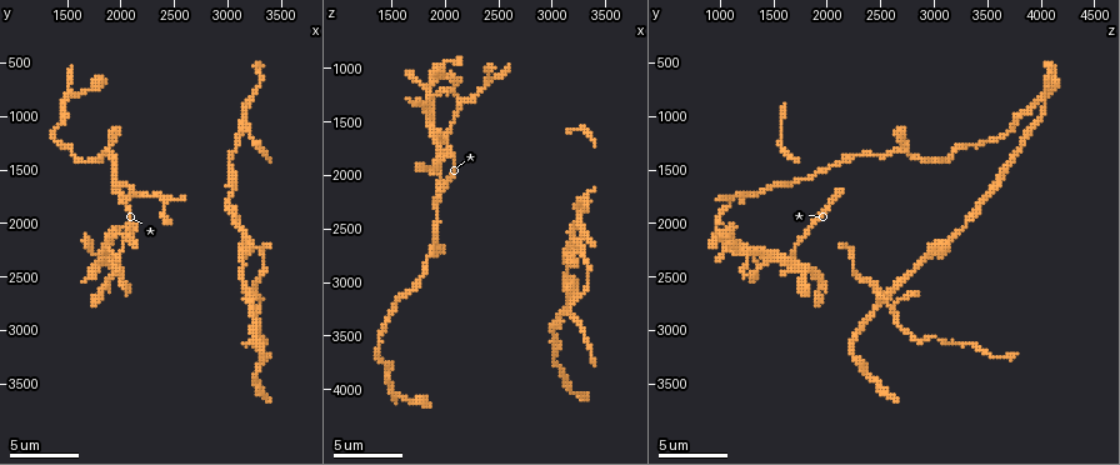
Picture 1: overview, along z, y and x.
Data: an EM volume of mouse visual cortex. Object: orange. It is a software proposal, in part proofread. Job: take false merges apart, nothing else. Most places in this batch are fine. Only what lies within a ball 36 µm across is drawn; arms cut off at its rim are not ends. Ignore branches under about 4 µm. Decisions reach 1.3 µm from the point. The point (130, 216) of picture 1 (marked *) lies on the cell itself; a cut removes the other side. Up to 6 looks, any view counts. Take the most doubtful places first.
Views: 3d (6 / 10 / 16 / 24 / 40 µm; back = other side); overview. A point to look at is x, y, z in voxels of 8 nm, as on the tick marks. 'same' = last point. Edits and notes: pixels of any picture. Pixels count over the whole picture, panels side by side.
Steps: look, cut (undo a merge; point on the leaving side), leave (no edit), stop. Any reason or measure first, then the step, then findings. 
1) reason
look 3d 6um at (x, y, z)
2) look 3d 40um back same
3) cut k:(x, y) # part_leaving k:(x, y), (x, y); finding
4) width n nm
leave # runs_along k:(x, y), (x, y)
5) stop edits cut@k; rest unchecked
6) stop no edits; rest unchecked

four arms meet
look 3d 6um at (3180, 2700, 2500)

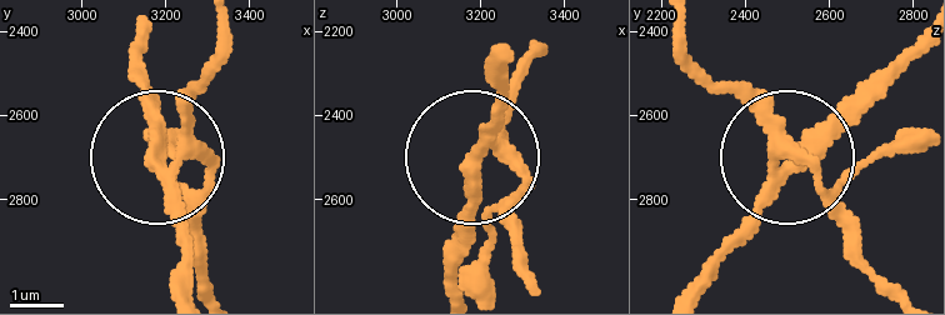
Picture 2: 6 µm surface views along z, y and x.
other side
look 3d 6um back at (3185, 2720, 2525)

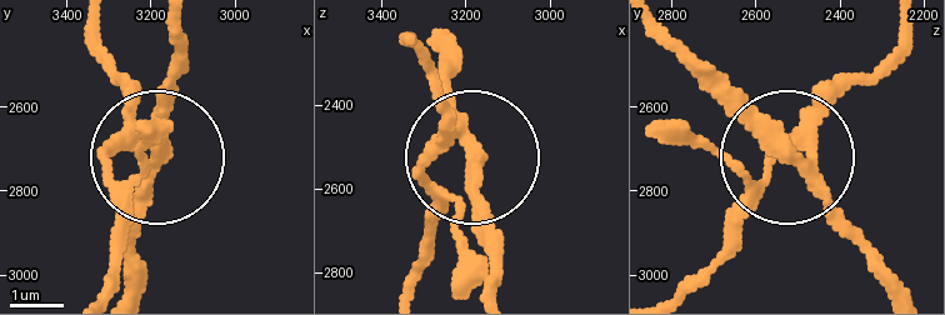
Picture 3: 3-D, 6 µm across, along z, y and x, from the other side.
width 260 nm
cut 3:(848, 229) # part_leaving 3:(806, 165), (663, 31); a second cell is stuck on

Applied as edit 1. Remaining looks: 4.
look overview

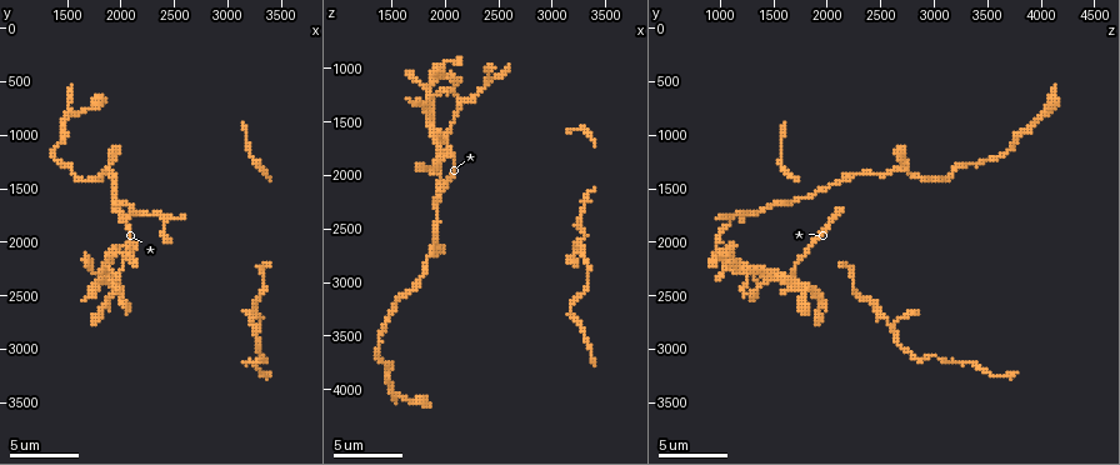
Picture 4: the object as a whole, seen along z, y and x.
three-way junction
look 3d 10um at (1980, 1500, 2000)

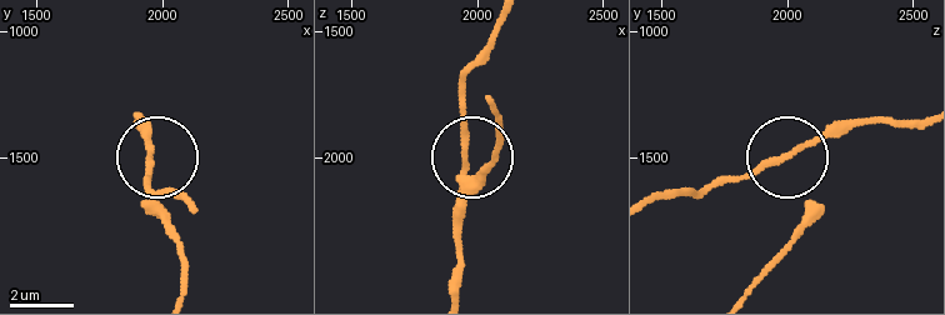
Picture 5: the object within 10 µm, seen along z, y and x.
from behind
look 3d 10um back at (1950, 1510, 1980)

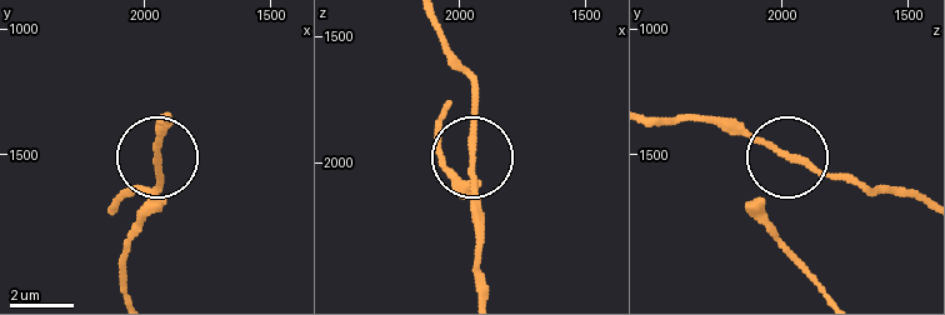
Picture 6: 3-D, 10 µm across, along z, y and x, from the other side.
width 150 nm
leave # runs_along 6:(438, 151), (468, 180), (470, 73); one cell here

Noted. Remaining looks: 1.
four or more arms meet
look 3d 10um at (1900, 2380, 1620)

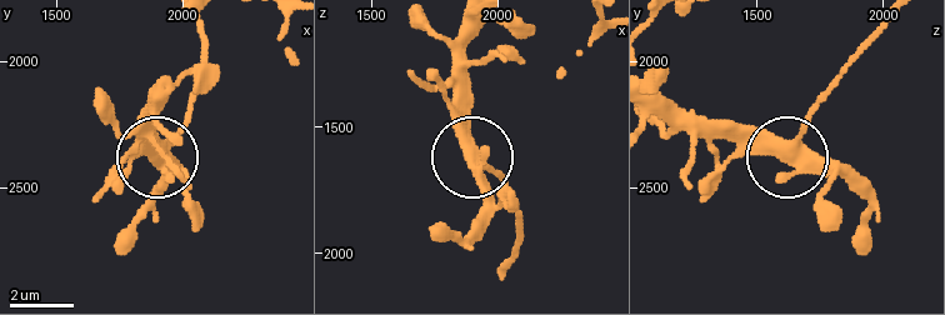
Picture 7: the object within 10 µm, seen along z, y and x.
leave # runs_along 7:(519, 239), (519, 213), (503, 180), (473, 166), (486, 231); continuous, no second cell

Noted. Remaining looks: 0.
stop edits cut@3; rest unchecked

